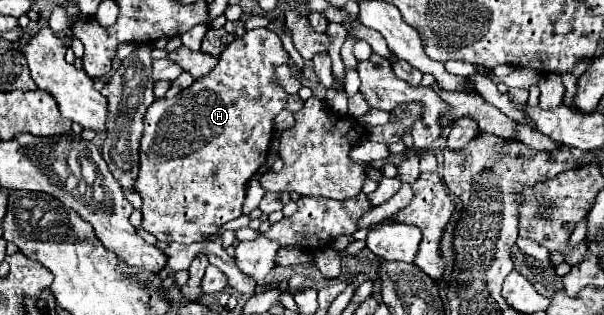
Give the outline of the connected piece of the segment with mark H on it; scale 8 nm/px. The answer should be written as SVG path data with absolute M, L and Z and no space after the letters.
M255 28L255 30L249 30L245 32L241 38L233 40L229 46L225 46L225 50L221 52L219 56L219 62L217 66L203 78L195 80L187 90L181 90L177 96L173 98L157 98L145 112L145 132L143 132L143 138L141 138L141 170L139 170L139 176L137 176L137 186L135 190L139 192L139 196L143 198L143 228L147 232L151 232L153 236L157 236L159 242L181 242L181 244L193 244L193 242L203 242L207 236L211 234L217 234L219 228L241 216L241 206L243 206L243 200L245 200L245 190L247 190L247 182L251 180L251 176L259 170L259 166L267 160L269 156L269 146L271 146L271 140L275 136L275 128L273 128L273 120L275 116L281 112L281 110L289 110L289 112L297 112L301 110L303 106L303 100L295 94L287 94L283 90L283 86L277 82L275 78L275 68L289 62L289 54L285 52L285 48L281 46L281 38L269 30L269 28Z

